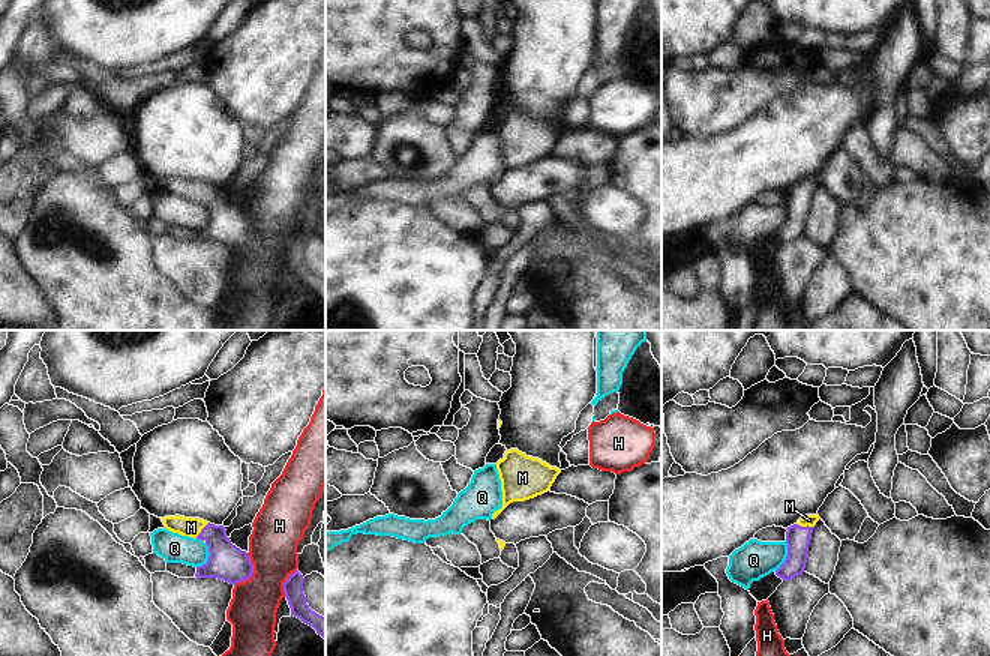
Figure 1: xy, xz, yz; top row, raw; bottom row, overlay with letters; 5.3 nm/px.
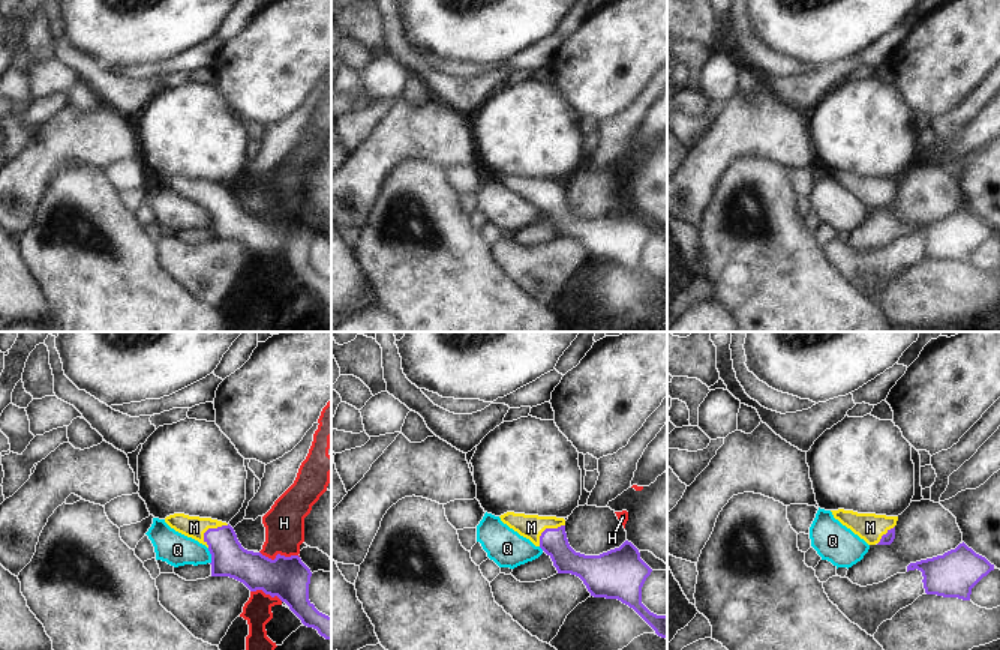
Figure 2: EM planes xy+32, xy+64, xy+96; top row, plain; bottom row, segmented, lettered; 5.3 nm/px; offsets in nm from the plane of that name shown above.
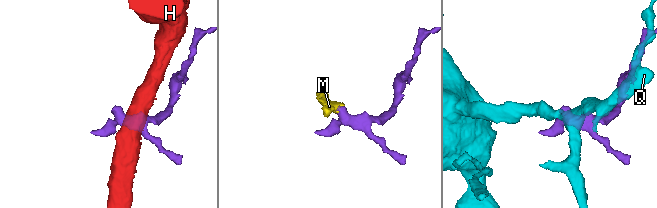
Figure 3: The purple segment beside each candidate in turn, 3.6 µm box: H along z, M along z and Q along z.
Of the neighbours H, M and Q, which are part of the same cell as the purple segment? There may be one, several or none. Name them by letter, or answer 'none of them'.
M

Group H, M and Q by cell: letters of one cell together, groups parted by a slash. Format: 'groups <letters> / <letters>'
groups H / M / Q

